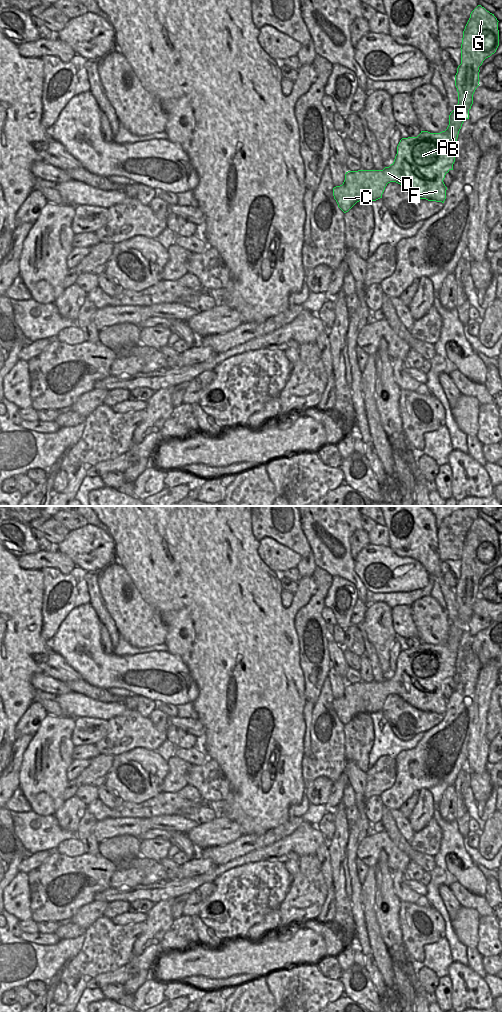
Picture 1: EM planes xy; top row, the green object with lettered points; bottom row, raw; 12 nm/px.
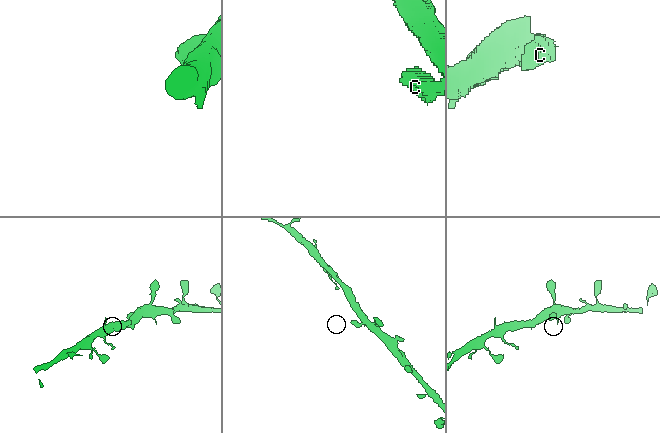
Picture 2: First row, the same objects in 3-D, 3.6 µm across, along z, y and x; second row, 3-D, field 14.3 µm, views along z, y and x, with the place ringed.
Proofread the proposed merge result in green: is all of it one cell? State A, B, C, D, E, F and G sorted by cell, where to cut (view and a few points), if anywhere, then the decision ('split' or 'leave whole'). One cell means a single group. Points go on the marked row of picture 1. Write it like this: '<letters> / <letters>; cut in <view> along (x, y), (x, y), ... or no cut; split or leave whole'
A B C D E F G; no cut; leave whole

